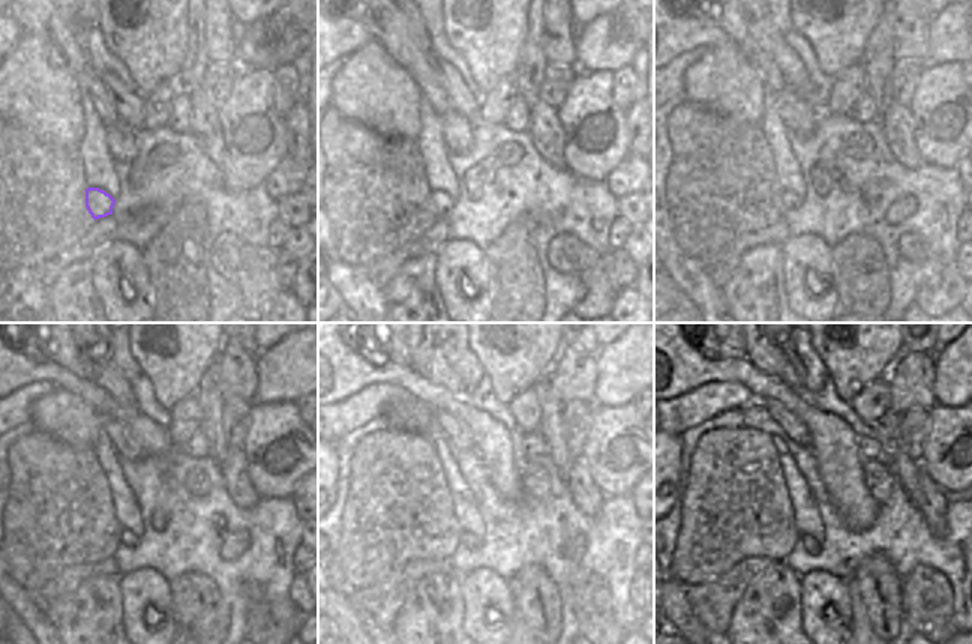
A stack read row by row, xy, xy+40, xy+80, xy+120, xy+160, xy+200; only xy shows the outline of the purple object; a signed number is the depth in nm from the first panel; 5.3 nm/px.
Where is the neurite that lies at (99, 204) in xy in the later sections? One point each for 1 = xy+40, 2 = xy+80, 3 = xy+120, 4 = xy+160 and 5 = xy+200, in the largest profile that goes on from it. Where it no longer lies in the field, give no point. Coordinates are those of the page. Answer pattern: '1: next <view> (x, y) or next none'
1: next xy+40 (441, 203)
2: next xy+80 (788, 200)
3: next xy+120 (129, 539)
4: next xy+160 (470, 541)
5: next xy+200 (812, 545)

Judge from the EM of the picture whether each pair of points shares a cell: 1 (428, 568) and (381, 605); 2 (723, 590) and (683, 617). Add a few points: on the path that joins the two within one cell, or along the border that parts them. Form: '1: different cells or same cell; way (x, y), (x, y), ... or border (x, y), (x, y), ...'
1: same cell; way (416, 569), (392, 593)
2: different cells; border (687, 586), (687, 605), (701, 628)

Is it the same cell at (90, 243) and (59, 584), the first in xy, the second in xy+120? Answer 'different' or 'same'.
same

